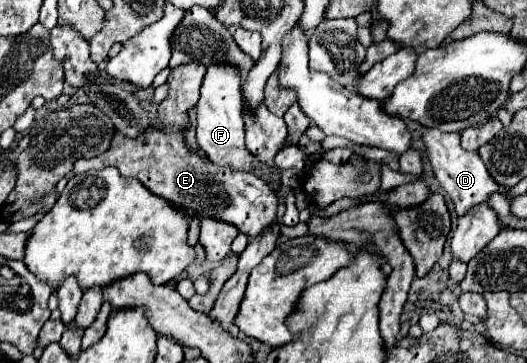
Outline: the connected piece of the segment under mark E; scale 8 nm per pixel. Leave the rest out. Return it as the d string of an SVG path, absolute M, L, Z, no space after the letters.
M190 63L172 69L168 77L170 83L168 97L158 107L160 117L160 123L156 123L158 133L148 131L146 135L142 135L142 139L126 139L122 133L116 133L106 153L92 159L78 159L74 163L74 173L84 173L88 169L116 167L122 177L124 175L136 177L138 181L142 181L146 189L150 189L156 195L164 195L170 203L184 207L188 213L196 211L200 217L202 215L218 217L222 221L236 225L238 231L250 237L258 237L278 219L276 191L270 189L256 175L222 171L222 167L214 167L214 163L200 157L200 153L190 153L180 135L182 129L188 127L188 109L198 101L204 73L206 67L202 67L202 63Z

